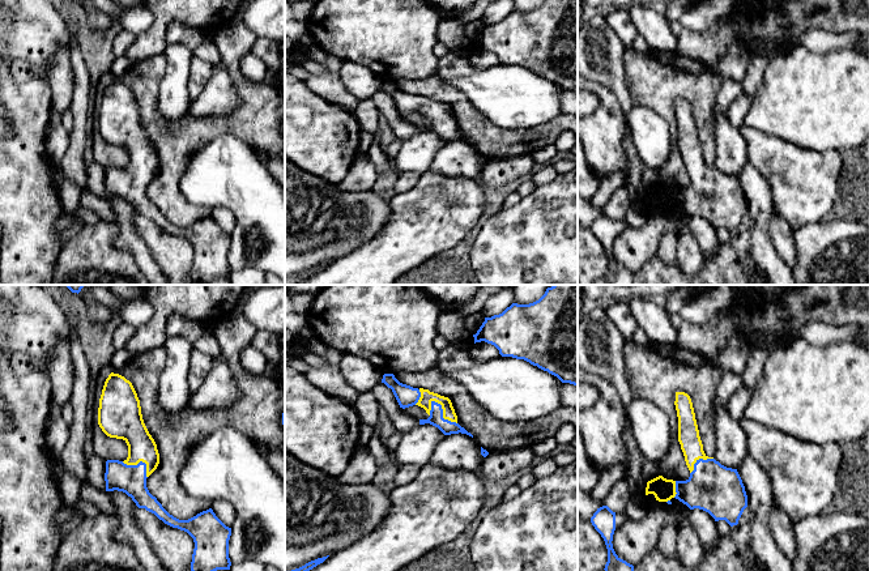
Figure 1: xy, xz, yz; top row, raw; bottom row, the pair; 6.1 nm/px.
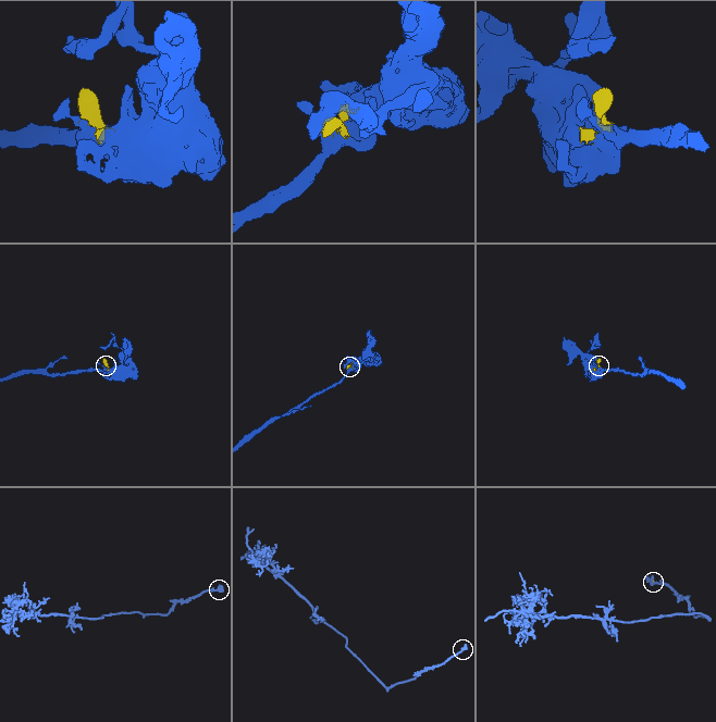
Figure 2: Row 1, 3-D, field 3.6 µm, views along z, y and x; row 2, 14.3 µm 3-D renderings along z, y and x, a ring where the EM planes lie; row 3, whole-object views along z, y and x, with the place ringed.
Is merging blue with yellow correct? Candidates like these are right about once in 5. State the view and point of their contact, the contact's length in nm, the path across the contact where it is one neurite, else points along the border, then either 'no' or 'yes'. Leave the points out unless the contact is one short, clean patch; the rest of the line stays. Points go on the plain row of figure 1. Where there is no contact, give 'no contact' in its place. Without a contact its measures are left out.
contact xz (442, 120); length 220 nm; yes

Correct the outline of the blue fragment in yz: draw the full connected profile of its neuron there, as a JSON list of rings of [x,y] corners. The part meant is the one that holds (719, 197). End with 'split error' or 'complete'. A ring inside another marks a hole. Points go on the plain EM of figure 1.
[[[676,99],[674,112],[678,124],[678,149],[690,184],[686,188],[673,188],[659,183],[647,189],[646,203],[653,201],[656,208],[668,212],[672,212],[670,206],[676,205],[690,217],[699,216],[708,220],[715,229],[725,227],[730,234],[737,233],[747,214],[747,203],[737,176],[727,175],[704,161],[690,103],[685,99]]]; split error

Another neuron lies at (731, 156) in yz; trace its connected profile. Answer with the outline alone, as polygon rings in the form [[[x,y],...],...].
[[[717,103],[713,106],[713,116],[716,145],[713,166],[727,175],[737,176],[741,169],[750,162],[746,141]]]

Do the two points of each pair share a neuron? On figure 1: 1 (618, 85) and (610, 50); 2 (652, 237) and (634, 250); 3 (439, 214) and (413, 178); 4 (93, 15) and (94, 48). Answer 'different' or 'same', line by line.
1: same
2: same
3: different
4: different

